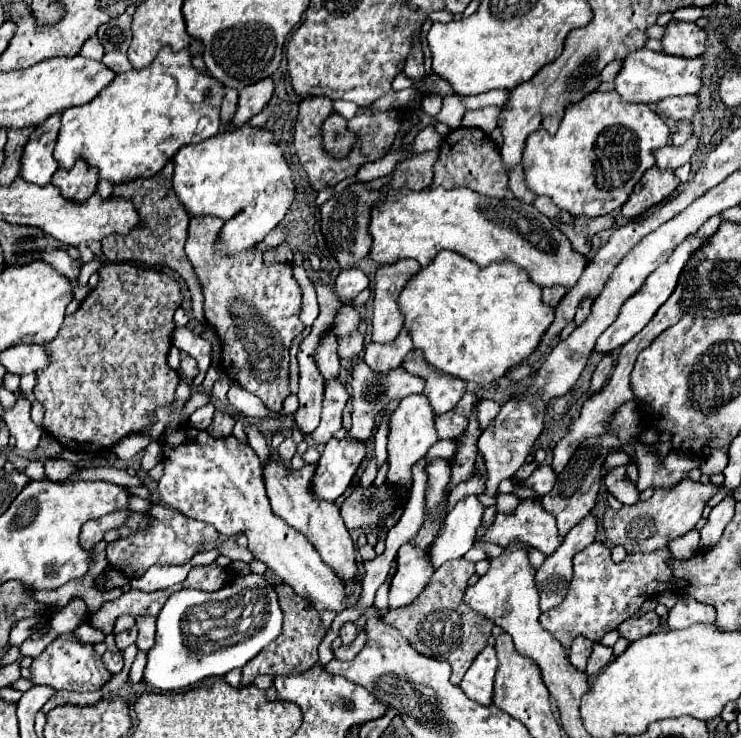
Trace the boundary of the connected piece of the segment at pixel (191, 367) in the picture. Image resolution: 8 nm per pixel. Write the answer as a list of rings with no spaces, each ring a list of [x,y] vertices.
[[[184,356],[180,368],[182,368],[182,376],[184,376],[186,380],[192,380],[192,378],[198,374],[198,366],[196,366],[196,360],[194,360],[192,356]]]

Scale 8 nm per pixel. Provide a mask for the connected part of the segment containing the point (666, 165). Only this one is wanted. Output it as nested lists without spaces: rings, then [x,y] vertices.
[[[696,138],[686,140],[682,146],[664,146],[664,148],[656,150],[656,154],[654,154],[656,164],[654,166],[660,170],[676,170],[690,160],[690,156],[696,148],[698,148]]]

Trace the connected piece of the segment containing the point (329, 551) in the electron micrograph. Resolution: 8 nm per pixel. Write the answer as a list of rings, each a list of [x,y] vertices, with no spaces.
[[[270,460],[264,466],[264,482],[266,482],[266,492],[272,504],[272,510],[276,516],[280,516],[288,526],[298,530],[308,538],[308,542],[318,550],[322,560],[336,572],[336,576],[344,582],[346,596],[352,594],[356,588],[360,576],[358,576],[358,564],[356,564],[356,546],[350,536],[350,532],[344,528],[344,520],[340,516],[340,510],[334,502],[324,502],[324,500],[314,500],[310,494],[310,480],[314,476],[316,464],[306,464],[302,470],[288,470],[282,462]]]

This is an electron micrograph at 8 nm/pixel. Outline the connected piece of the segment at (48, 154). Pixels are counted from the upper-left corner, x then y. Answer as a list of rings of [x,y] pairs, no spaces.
[[[54,114],[44,124],[36,126],[34,132],[30,134],[30,140],[24,146],[20,168],[20,178],[24,182],[44,186],[58,170],[58,164],[52,156],[58,128],[60,128],[60,114]]]

